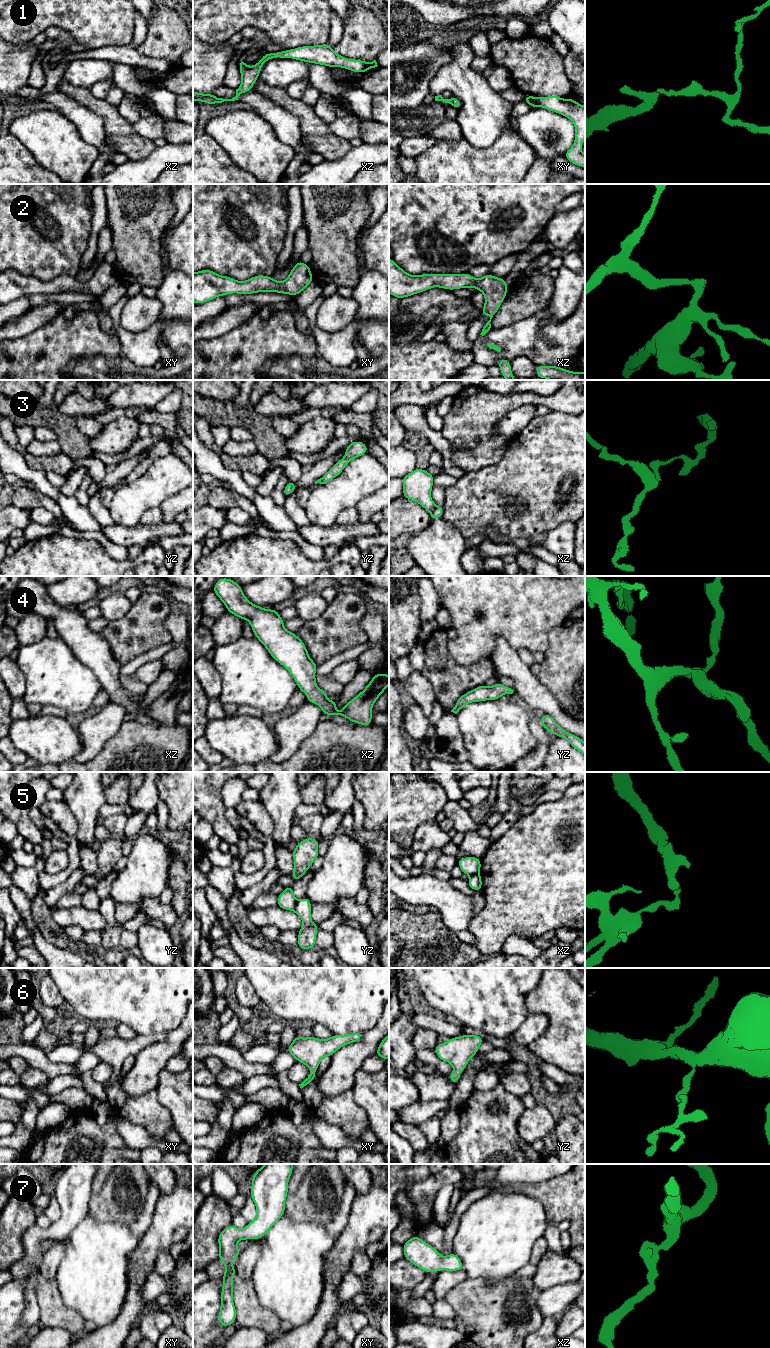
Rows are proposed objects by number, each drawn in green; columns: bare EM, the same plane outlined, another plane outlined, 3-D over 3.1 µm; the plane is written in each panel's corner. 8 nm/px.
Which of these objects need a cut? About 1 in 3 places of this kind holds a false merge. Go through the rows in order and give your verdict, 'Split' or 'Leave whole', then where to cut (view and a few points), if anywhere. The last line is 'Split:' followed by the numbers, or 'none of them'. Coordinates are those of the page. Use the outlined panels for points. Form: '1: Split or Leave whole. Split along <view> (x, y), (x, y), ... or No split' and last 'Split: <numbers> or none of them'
1: Leave whole. No split
2: Leave whole. No split
3: Split. Split along xz (436, 506), (431, 513)
4: Leave whole. No split
5: Split. Split along yz (297, 900), (292, 910)
6: Leave whole. No split
7: Leave whole. No split
Split: 3, 5

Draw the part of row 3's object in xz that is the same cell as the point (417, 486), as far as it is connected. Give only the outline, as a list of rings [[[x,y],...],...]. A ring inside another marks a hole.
[[[415,468],[402,478],[403,497],[420,504],[425,510],[431,512],[436,505],[431,498],[434,475],[426,469]]]

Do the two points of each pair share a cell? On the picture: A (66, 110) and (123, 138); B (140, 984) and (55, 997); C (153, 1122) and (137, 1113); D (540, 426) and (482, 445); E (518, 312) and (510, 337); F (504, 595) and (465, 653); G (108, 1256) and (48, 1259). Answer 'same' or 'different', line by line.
A: different
B: different
C: same
D: different
E: different
F: same
G: different

